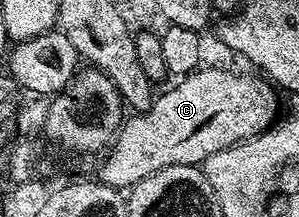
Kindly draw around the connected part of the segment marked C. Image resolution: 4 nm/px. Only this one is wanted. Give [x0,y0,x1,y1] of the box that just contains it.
[97,66,280,190]

